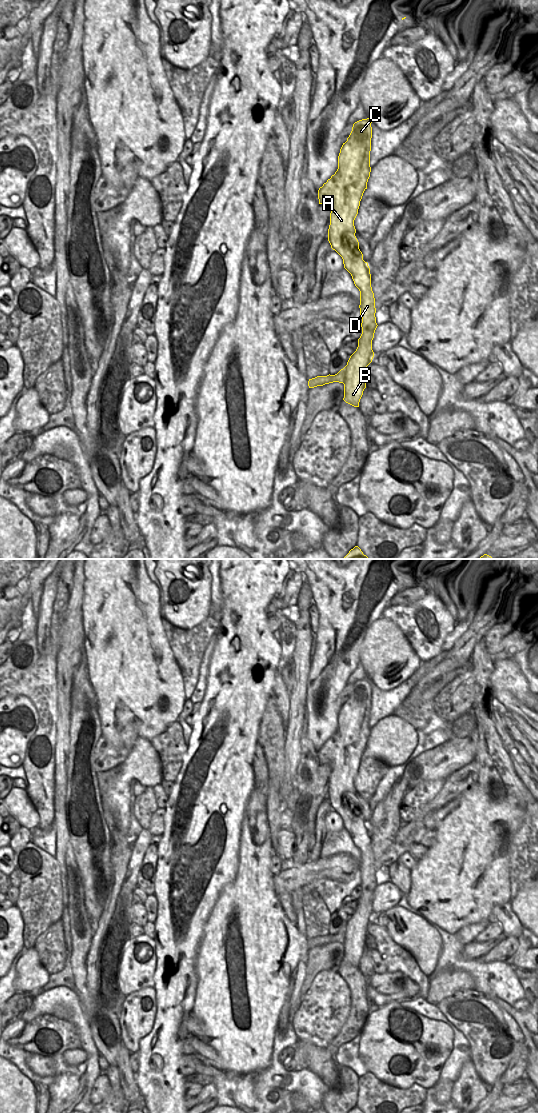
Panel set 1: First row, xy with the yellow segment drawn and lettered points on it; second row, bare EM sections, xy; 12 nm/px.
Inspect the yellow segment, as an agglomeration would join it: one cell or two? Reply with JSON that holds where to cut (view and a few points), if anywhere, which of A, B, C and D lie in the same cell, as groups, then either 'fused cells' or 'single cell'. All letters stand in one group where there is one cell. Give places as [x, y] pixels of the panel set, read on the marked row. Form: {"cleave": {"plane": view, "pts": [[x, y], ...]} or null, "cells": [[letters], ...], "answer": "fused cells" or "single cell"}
{"cleave": null, "cells": [["A", "B", "C", "D"]], "answer": "single cell"}

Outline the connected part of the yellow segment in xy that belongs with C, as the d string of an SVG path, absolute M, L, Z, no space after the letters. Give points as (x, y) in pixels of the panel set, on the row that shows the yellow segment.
M367 118L353 124L347 141L340 149L337 171L318 190L319 204L331 207L328 241L331 248L342 257L344 268L351 274L360 291L362 334L356 351L343 369L335 375L309 379L308 386L314 388L333 382L343 383L343 400L354 407L359 407L366 388L367 366L374 357L372 340L378 326L370 268L363 260L354 226L371 172L371 123L372 120Z

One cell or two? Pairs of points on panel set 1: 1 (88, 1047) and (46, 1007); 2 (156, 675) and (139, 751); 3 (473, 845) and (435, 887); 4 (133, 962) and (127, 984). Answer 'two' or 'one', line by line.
1: one
2: two
3: one
4: one

